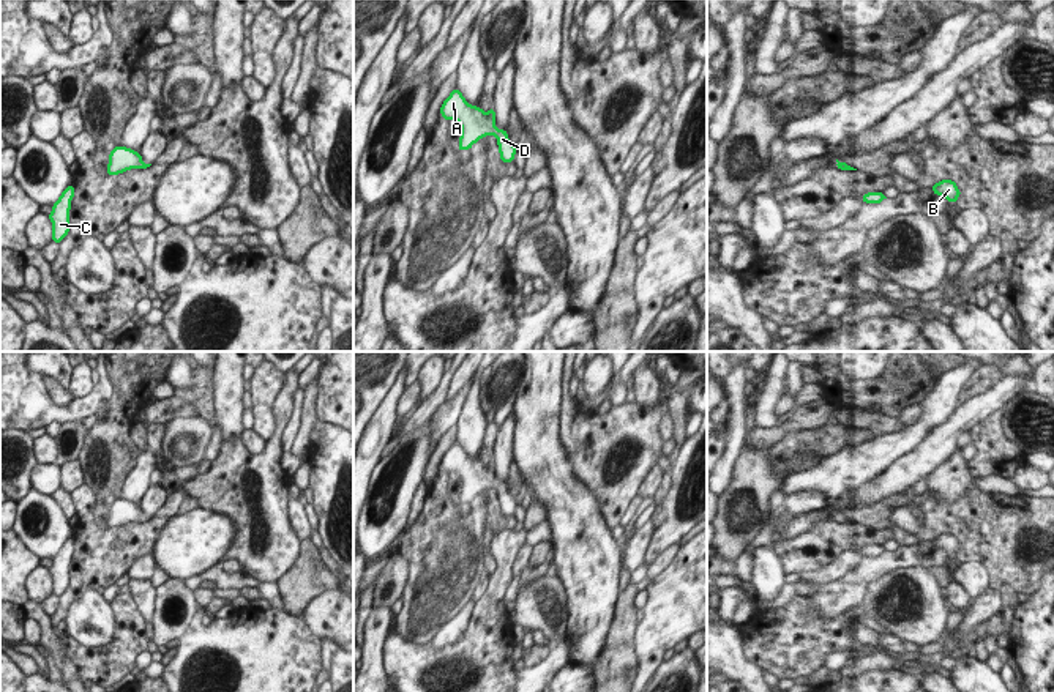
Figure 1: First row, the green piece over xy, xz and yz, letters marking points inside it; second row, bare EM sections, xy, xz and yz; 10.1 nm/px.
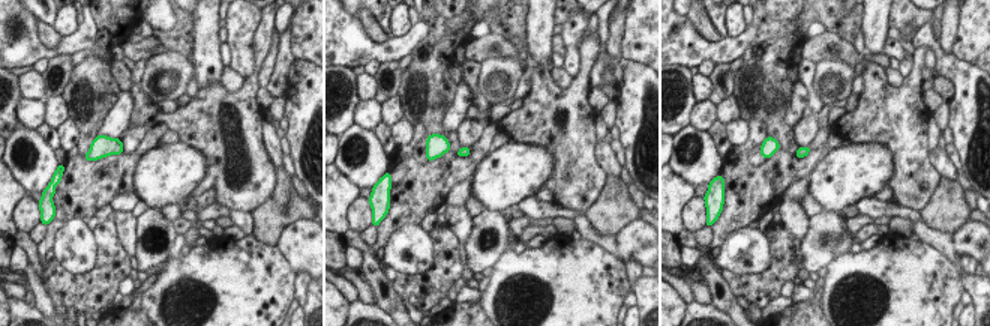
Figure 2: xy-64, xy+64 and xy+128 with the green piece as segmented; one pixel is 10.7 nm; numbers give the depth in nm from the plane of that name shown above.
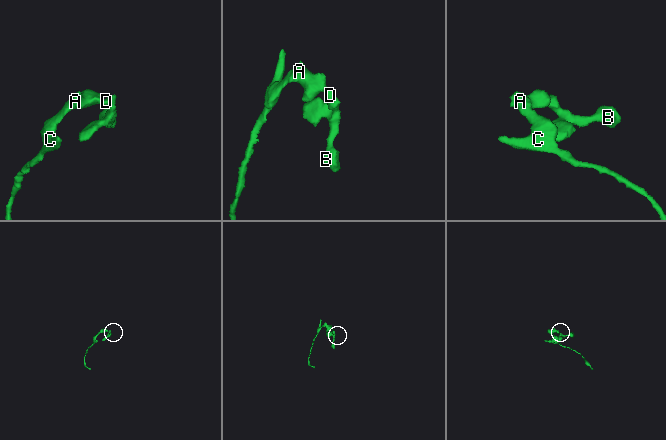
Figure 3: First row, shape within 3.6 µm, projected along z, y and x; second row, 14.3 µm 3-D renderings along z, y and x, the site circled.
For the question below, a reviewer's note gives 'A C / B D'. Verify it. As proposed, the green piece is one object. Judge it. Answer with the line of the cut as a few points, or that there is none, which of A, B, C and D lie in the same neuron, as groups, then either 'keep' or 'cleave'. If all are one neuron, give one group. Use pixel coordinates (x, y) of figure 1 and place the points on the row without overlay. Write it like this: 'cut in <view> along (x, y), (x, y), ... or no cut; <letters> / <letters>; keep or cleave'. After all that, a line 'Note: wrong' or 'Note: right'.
no cut; A B C D; keep
Note: wrong

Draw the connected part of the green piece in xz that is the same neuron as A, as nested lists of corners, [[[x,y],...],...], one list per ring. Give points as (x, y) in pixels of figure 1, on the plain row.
[[[454,441],[440,460],[443,473],[456,473],[461,479],[458,501],[470,503],[480,492],[494,487],[499,498],[500,514],[513,515],[516,500],[508,493],[505,482],[495,481],[495,465],[491,460],[486,467],[481,460],[470,459],[462,446]]]

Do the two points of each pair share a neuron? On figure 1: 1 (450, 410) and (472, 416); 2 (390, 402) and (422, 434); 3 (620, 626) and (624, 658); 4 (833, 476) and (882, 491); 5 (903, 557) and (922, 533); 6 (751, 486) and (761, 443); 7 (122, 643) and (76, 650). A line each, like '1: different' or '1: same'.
1: different
2: different
3: same
4: different
5: different
6: different
7: same

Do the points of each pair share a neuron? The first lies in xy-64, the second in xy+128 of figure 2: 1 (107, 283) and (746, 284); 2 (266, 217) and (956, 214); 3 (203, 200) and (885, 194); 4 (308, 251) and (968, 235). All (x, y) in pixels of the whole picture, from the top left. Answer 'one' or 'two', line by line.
1: one
2: one
3: one
4: one

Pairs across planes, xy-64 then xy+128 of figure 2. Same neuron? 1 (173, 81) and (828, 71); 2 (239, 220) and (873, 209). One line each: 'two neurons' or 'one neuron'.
1: one neuron
2: two neurons

